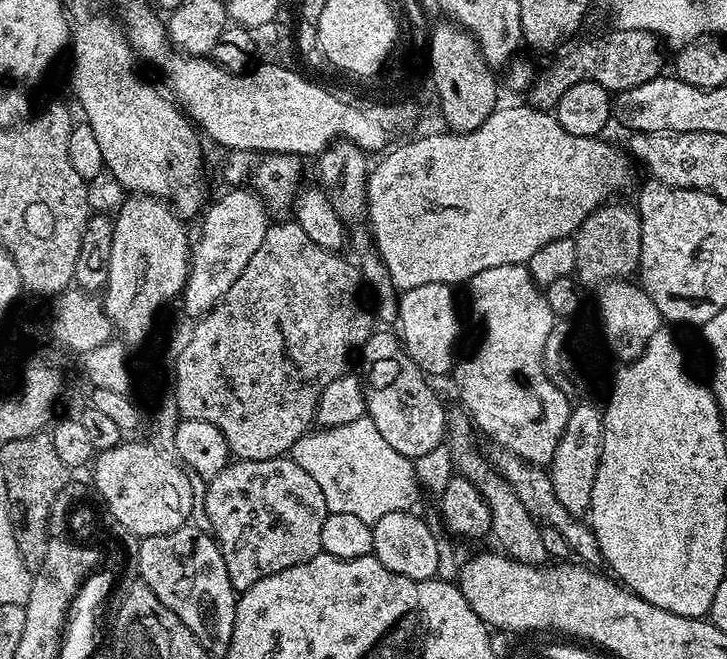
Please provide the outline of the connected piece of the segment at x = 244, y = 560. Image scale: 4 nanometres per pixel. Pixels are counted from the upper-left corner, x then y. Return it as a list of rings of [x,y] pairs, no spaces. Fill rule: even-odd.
[[[282,455],[278,458],[266,458],[265,460],[236,460],[235,462],[229,462],[214,479],[207,481],[205,488],[208,489],[203,489],[202,495],[204,497],[206,518],[210,518],[210,535],[216,541],[216,545],[220,547],[222,562],[226,562],[226,574],[230,574],[230,582],[237,593],[250,590],[250,586],[254,586],[254,582],[258,582],[270,574],[278,574],[282,570],[290,570],[290,566],[298,566],[302,562],[310,562],[310,558],[321,555],[322,522],[326,522],[329,510],[326,506],[326,500],[323,498],[321,487],[294,459],[289,458],[287,455]]]

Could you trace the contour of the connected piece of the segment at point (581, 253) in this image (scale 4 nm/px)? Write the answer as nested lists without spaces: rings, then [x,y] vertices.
[[[609,202],[595,208],[582,222],[582,226],[574,234],[578,246],[578,262],[574,273],[581,285],[599,286],[611,280],[623,280],[631,277],[640,267],[642,254],[642,226],[640,214],[635,207],[620,202]]]

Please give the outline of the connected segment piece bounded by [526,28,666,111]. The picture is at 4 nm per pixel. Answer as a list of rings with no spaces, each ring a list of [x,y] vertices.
[[[633,28],[610,30],[598,38],[574,47],[541,73],[539,71],[526,94],[529,105],[537,111],[553,111],[559,98],[577,82],[594,81],[608,92],[619,94],[661,75],[666,50],[659,36],[654,35],[652,31]]]

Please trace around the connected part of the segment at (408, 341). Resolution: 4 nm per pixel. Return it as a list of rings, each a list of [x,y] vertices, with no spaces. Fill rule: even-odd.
[[[426,282],[426,286],[405,288],[399,293],[400,314],[398,335],[408,357],[429,378],[444,376],[453,371],[452,351],[460,336],[460,320],[456,317],[456,296],[453,285]]]

